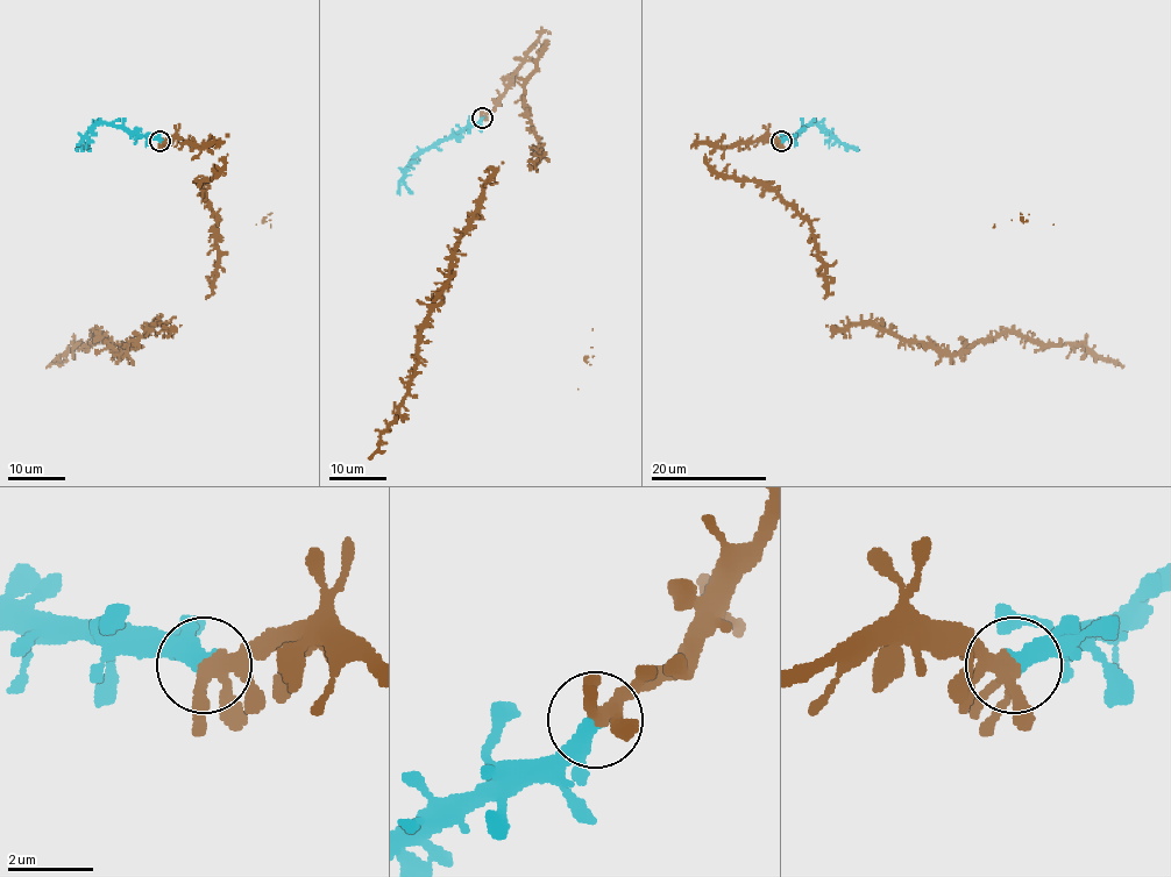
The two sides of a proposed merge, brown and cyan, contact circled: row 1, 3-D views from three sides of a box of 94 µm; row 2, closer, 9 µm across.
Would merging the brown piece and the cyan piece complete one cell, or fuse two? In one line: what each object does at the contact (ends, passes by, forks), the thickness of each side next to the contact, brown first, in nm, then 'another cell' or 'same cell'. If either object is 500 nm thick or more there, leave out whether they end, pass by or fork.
brown forks | cyan ends | 280/460 nm | same cell

